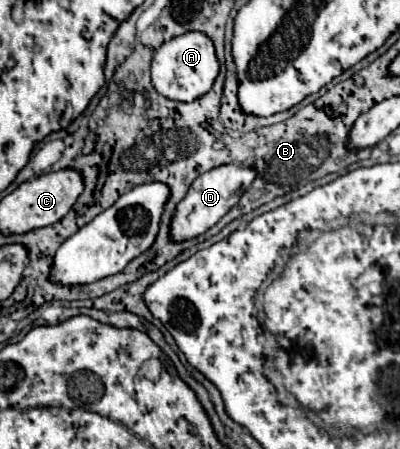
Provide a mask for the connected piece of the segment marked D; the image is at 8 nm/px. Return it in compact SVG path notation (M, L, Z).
M221 165L213 171L199 175L193 185L189 187L187 195L177 203L171 223L169 223L169 239L173 243L183 243L203 235L211 229L233 205L237 205L241 193L253 183L255 171L251 167L237 167L237 165Z

